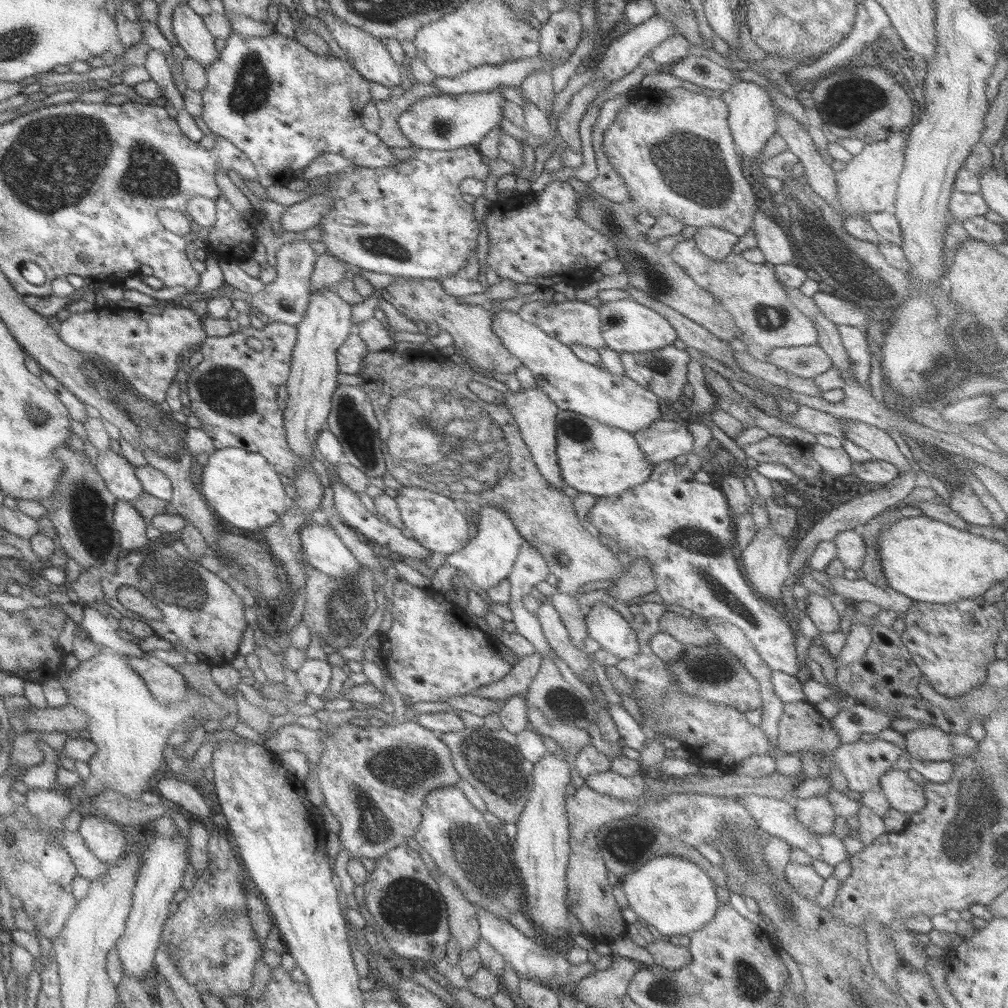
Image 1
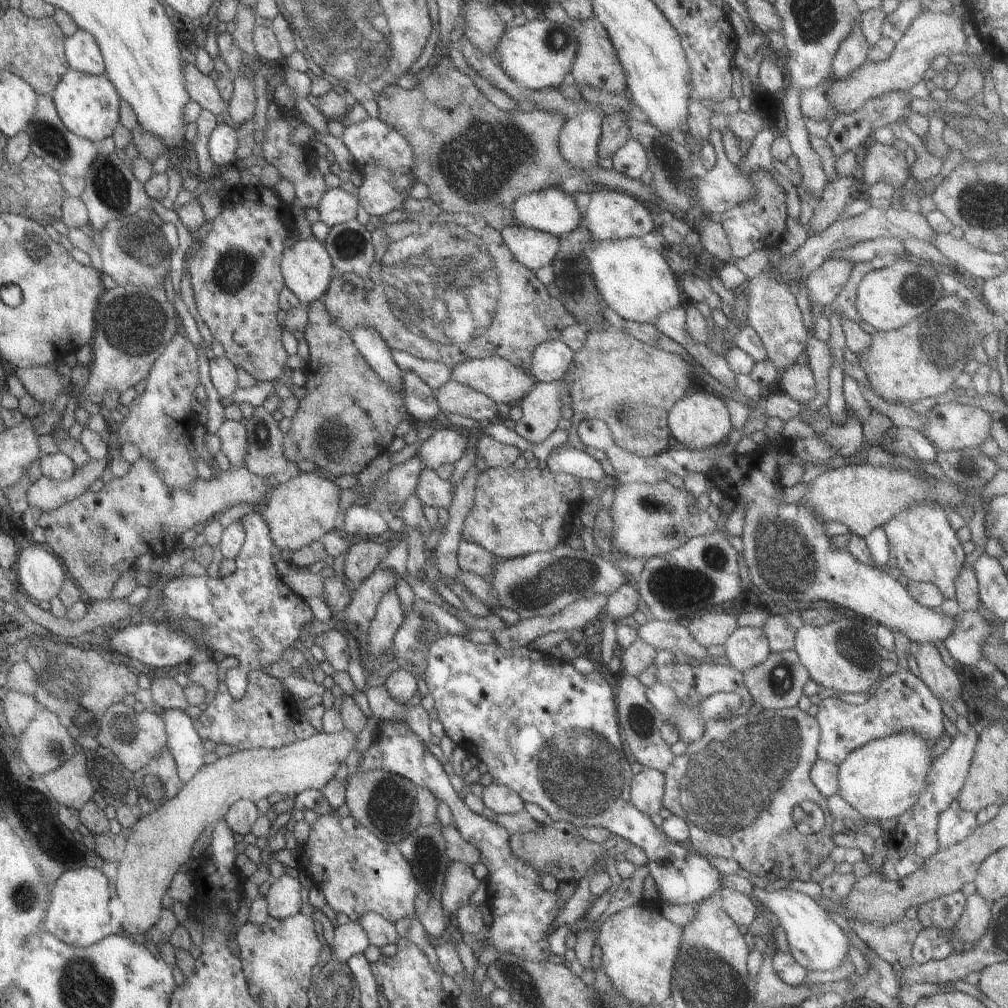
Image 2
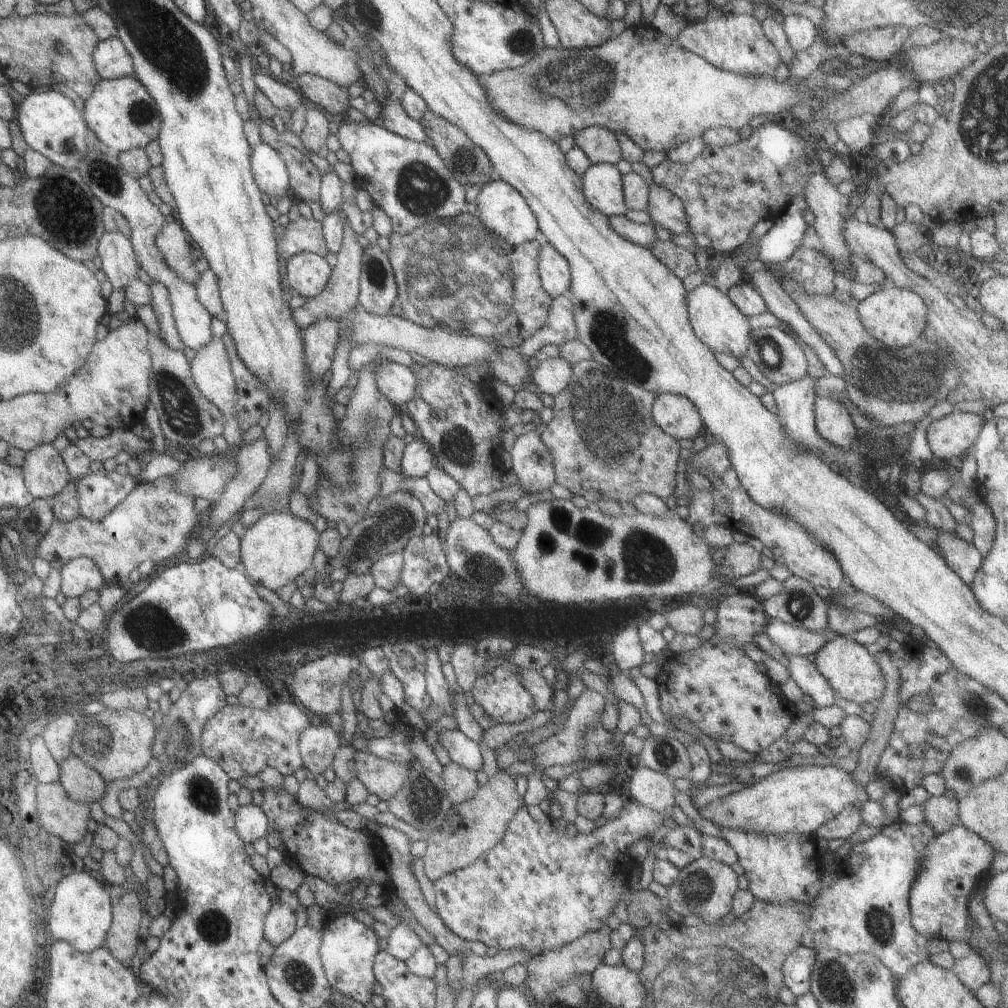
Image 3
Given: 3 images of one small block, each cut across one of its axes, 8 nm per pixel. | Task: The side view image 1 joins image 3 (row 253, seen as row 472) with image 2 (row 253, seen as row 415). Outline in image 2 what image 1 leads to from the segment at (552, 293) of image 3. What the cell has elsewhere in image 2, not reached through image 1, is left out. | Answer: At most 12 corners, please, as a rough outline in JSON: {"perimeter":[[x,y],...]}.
{"perimeter":[[516,223],[499,235],[531,271],[550,265],[557,236]]}

